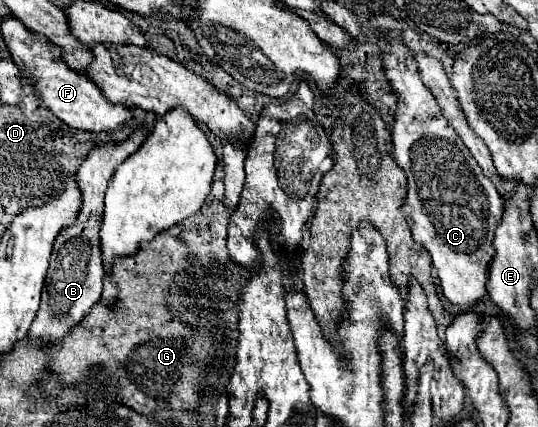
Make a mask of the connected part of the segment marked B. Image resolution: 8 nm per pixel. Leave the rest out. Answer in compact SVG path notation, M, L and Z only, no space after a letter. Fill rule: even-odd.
M148 112L148 116L152 120L146 120L144 126L140 130L136 130L126 142L90 150L86 162L80 166L80 170L76 174L76 184L82 192L82 208L80 208L76 220L70 224L70 228L62 230L54 242L50 268L48 268L44 288L42 288L40 310L28 332L32 342L40 340L40 342L48 342L48 344L60 344L64 340L64 334L70 334L70 330L76 328L78 322L82 322L82 318L100 300L104 266L102 266L102 258L100 258L98 232L100 232L100 224L102 224L104 192L106 192L106 186L108 186L110 178L114 176L114 170L118 168L118 164L122 164L130 154L134 154L140 148L140 144L144 142L144 138L146 138L144 132L154 122L156 114Z

